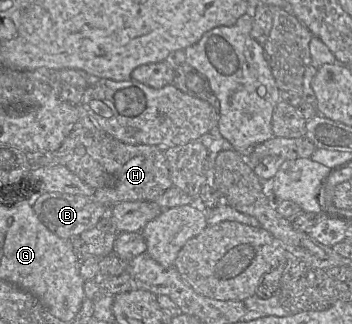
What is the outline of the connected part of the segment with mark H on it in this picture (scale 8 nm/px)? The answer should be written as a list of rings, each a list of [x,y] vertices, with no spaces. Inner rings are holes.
[[[81,103],[78,106],[79,118],[58,150],[48,152],[45,156],[41,155],[43,153],[26,153],[32,169],[35,166],[46,165],[63,165],[67,167],[79,179],[92,188],[92,198],[107,208],[126,201],[155,201],[157,197],[173,186],[165,156],[166,148],[152,145],[131,145],[118,141],[108,135],[94,122],[83,109]]]

